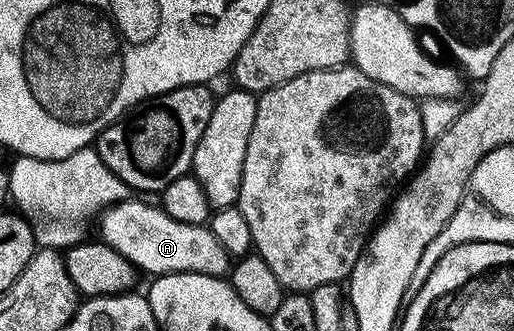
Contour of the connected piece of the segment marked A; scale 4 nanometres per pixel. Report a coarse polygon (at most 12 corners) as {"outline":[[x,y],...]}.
{"outline":[[128,199],[100,214],[100,240],[142,274],[224,278],[208,224]]}

